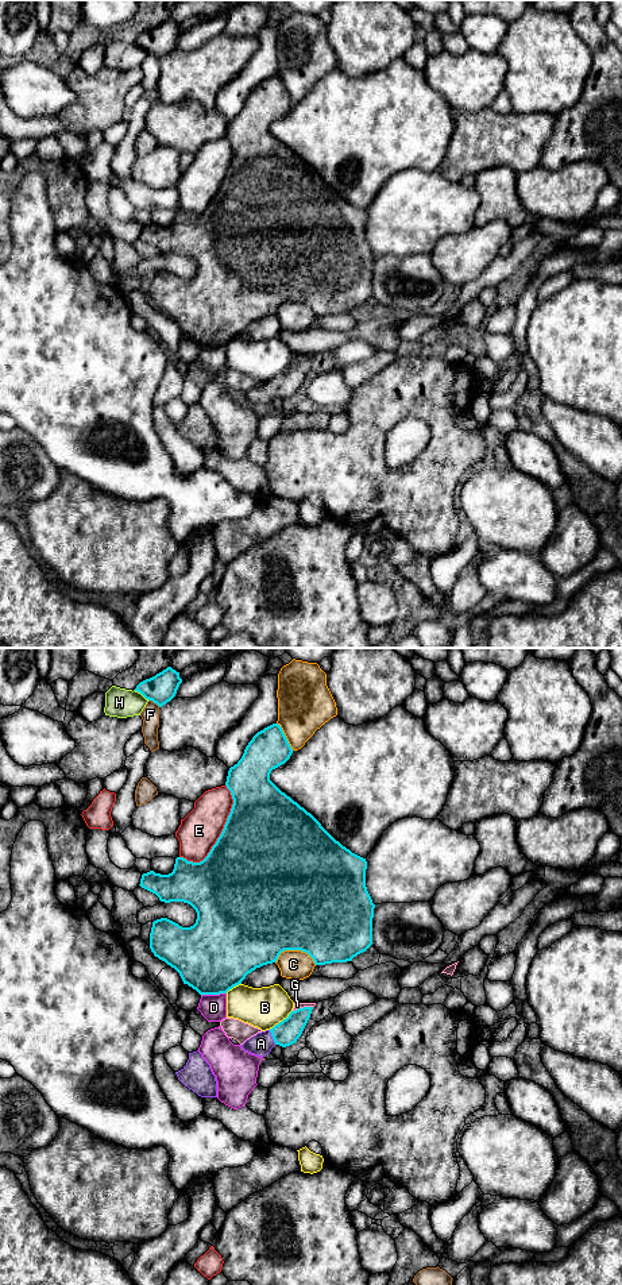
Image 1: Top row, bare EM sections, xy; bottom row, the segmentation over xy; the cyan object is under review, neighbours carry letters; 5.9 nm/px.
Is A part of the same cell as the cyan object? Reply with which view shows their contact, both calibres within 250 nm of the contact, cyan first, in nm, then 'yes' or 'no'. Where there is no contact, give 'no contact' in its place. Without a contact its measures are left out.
contact in xy; calibres 150 and 130 nm; yes

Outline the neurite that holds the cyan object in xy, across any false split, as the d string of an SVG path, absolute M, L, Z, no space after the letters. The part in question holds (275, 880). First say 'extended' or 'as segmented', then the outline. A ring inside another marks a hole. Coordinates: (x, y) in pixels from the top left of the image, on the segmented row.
as segmented | M273 723L258 732L242 759L228 771L225 786L233 804L208 856L200 863L177 857L169 875L154 871L142 875L139 885L155 894L161 902L183 902L197 912L196 923L190 927L167 918L154 921L150 949L201 996L227 993L256 968L277 962L285 950L305 952L316 965L325 965L352 961L372 945L375 904L366 887L366 858L336 841L310 813L270 780L271 771L285 764L291 753L281 725Z

